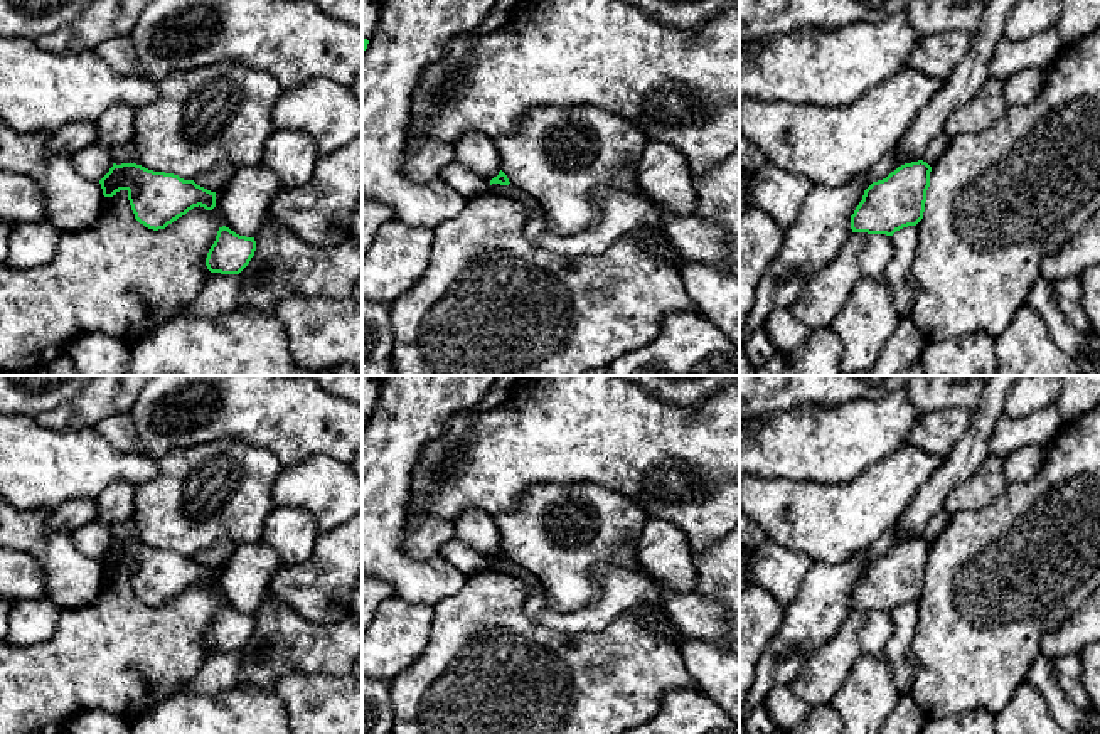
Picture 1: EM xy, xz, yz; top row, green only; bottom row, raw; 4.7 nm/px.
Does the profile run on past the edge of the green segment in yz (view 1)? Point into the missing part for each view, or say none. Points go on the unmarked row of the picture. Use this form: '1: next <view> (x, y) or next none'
1: next none

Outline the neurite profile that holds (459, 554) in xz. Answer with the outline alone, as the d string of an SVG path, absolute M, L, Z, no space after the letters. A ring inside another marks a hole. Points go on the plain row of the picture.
M453 539L443 545L441 556L467 577L490 567L490 559L473 550L465 542Z

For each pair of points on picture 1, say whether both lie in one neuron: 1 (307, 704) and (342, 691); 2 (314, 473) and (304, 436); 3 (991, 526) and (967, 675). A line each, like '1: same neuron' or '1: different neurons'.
1: same neuron
2: different neurons
3: same neuron

